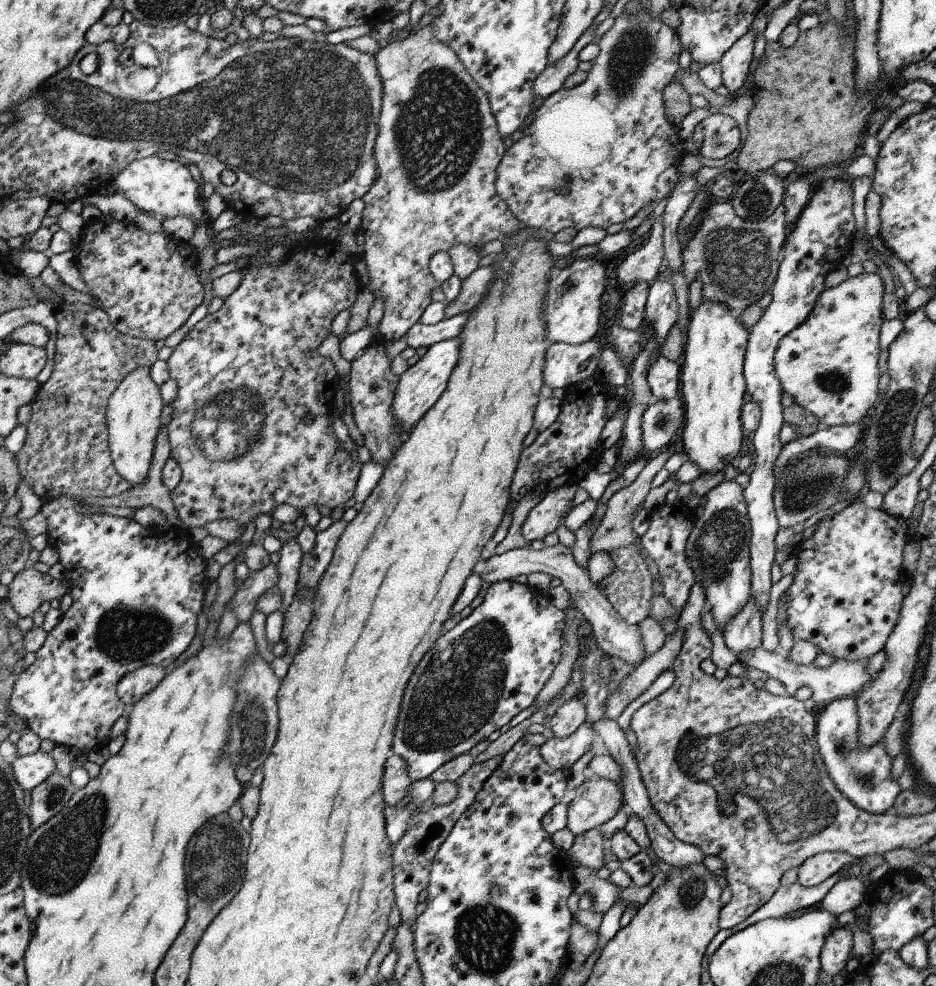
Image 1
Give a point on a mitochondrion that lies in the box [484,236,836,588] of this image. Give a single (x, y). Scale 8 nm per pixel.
(718, 544)

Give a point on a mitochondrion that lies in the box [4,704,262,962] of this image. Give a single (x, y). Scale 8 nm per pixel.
(64, 854)

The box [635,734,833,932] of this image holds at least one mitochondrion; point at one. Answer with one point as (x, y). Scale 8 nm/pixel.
(692, 892)

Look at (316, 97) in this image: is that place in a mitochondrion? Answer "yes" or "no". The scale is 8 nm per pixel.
yes

